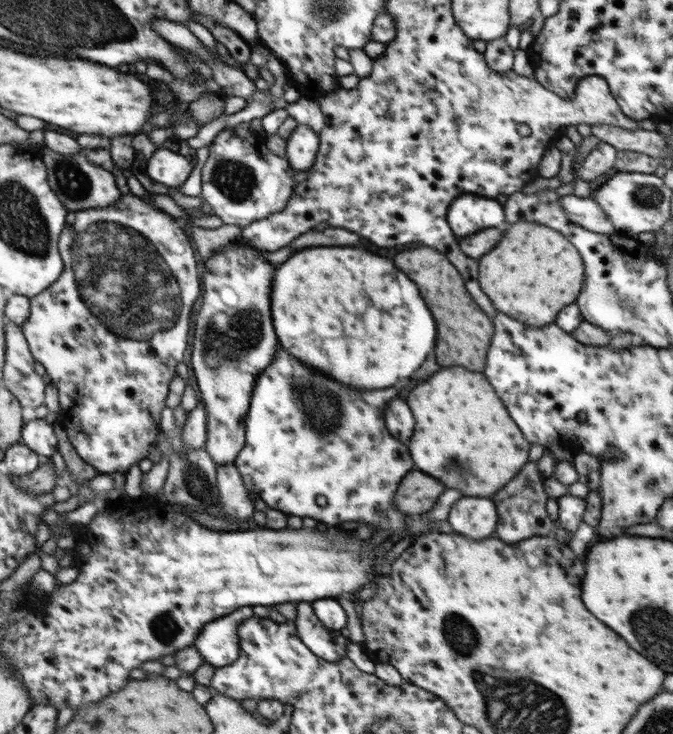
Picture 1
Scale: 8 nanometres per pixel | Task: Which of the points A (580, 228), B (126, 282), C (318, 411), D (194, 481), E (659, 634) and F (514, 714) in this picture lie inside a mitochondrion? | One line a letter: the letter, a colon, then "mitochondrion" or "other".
A: other
B: mitochondrion
C: mitochondrion
D: mitochondrion
E: mitochondrion
F: mitochondrion

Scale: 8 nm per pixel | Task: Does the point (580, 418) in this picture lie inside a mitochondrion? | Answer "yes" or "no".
no

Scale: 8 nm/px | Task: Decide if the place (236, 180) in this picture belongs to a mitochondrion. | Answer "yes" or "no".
yes

